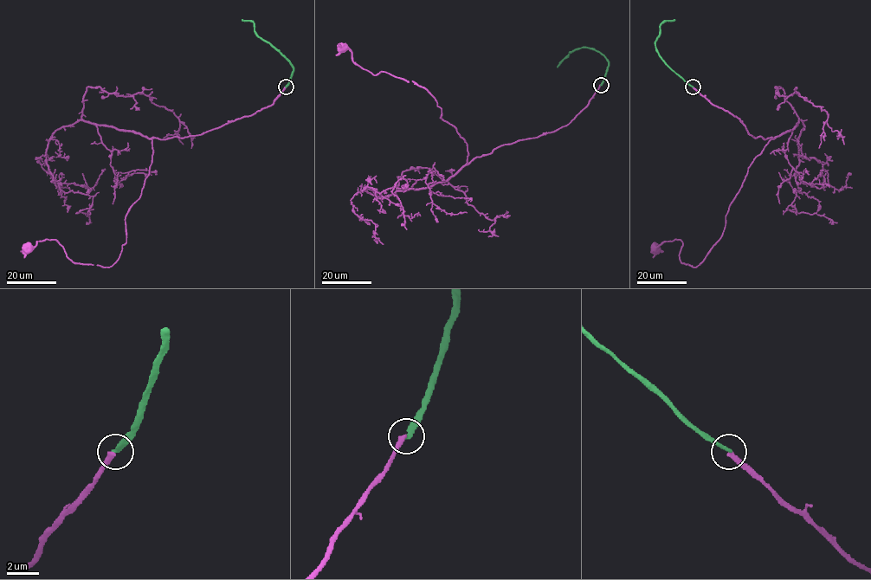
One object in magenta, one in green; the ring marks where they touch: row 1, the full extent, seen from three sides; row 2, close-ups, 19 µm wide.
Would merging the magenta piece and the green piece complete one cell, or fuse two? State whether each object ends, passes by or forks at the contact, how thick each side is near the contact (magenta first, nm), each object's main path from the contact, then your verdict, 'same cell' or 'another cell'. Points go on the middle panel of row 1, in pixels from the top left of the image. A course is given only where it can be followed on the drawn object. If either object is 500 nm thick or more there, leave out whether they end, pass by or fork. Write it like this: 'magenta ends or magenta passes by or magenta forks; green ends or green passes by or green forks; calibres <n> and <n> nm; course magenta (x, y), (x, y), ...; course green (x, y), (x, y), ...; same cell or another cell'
magenta ends; green ends; calibres 300 and 280 nm; course magenta (601, 85), (566, 125), (467, 164), (467, 143), (425, 88), (373, 75), (341, 48); course green (601, 85), (608, 60), (592, 48), (576, 48), (557, 67); another cell

